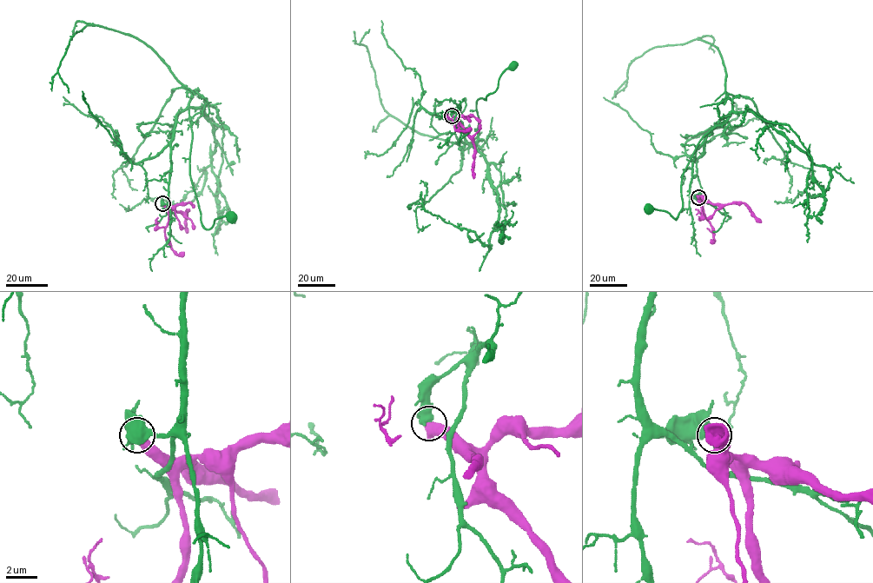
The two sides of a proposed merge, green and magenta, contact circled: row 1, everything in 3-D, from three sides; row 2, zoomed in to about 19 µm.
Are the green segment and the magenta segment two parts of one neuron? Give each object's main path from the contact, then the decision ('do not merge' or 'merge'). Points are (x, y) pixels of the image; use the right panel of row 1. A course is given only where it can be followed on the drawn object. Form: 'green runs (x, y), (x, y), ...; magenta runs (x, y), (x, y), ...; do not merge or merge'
green runs (698, 196), (690, 194), (696, 149), (730, 113), (723, 125), (703, 136), (684, 171), (678, 216), (647, 208); magenta runs (698, 196), (714, 203), (743, 202), (761, 222); do not merge

